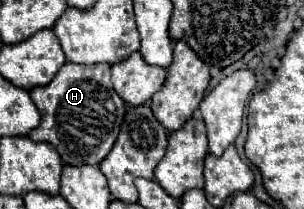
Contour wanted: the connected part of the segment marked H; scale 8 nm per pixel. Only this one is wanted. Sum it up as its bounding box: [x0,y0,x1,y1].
[28,62,126,164]

